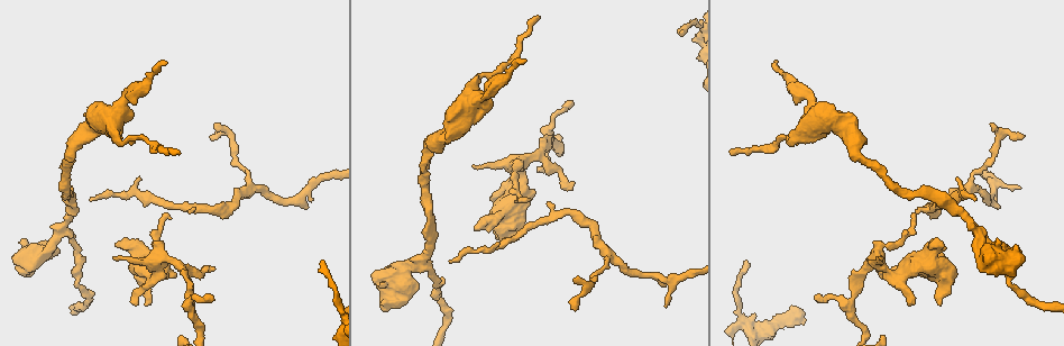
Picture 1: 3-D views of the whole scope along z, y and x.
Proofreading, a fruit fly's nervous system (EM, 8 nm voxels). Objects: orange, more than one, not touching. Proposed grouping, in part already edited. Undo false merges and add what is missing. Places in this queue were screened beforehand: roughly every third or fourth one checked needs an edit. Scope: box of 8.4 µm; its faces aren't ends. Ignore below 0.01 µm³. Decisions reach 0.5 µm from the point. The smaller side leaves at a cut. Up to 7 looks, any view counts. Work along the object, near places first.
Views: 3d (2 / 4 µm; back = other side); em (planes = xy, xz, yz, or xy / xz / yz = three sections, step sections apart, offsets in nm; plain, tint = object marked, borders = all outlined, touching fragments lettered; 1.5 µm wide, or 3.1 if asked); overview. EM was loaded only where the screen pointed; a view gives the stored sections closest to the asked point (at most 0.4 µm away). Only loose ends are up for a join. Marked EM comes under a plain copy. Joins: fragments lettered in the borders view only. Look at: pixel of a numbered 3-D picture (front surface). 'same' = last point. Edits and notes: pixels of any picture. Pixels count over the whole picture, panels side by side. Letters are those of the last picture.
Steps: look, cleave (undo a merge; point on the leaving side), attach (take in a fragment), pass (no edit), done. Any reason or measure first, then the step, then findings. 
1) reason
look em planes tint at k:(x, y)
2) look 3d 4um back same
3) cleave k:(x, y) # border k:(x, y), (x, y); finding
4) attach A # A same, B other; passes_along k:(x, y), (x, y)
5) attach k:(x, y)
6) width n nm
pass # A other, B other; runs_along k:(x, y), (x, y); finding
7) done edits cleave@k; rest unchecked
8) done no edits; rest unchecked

look 3d 4um at 1:(974, 201)

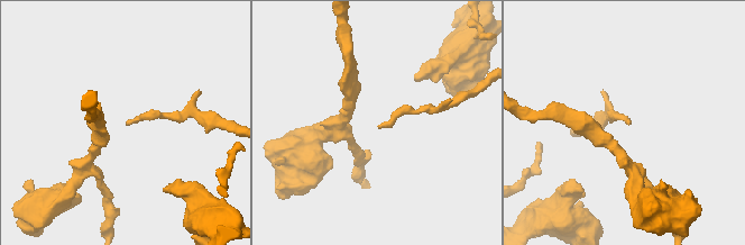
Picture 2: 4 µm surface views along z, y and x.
look em planes borders at 2:(629, 122)

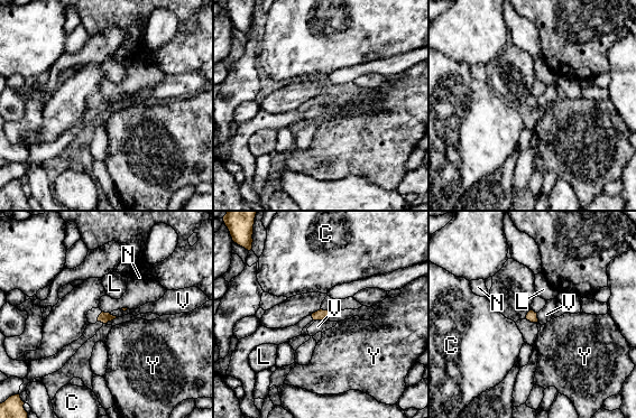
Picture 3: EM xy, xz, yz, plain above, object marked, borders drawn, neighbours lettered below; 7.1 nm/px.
pass # C other, L other, N other, V other, Y other; border 3:(316, 319), (326, 321); none of them fits

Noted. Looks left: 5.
look 3d 4um back at 1:(666, 305)

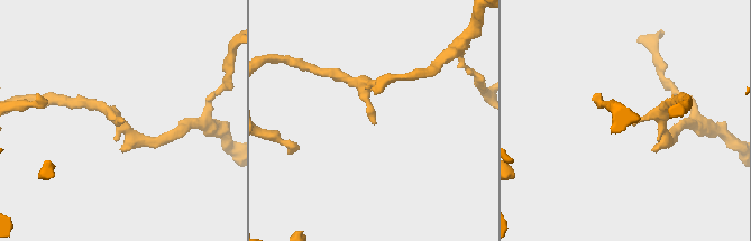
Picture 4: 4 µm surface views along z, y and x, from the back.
shape alone is not enough
look em xz step 8 borders at 4:(120, 123)

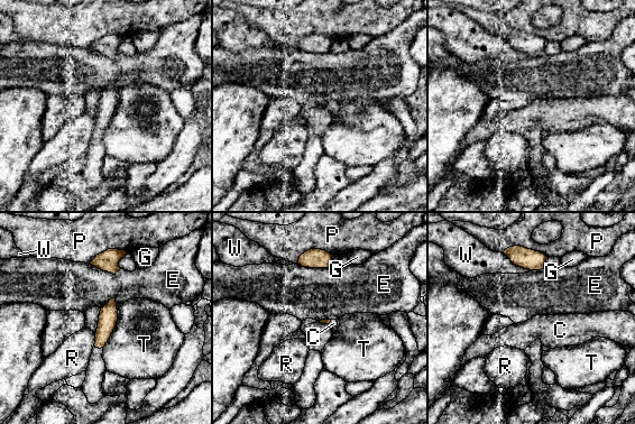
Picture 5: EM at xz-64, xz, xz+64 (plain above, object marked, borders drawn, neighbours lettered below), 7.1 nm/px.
look em planes borders same

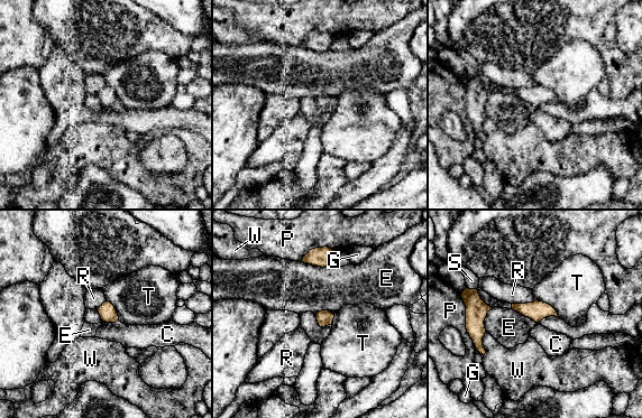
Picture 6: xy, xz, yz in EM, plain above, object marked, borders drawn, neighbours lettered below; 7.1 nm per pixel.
width 110 nm
pass # C other, E other, G other, P other, R other, S other, T other, W other; border 6:(301, 261), (321, 267), (330, 266); none of them fits

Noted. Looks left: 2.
done no edits; rest unchecked

